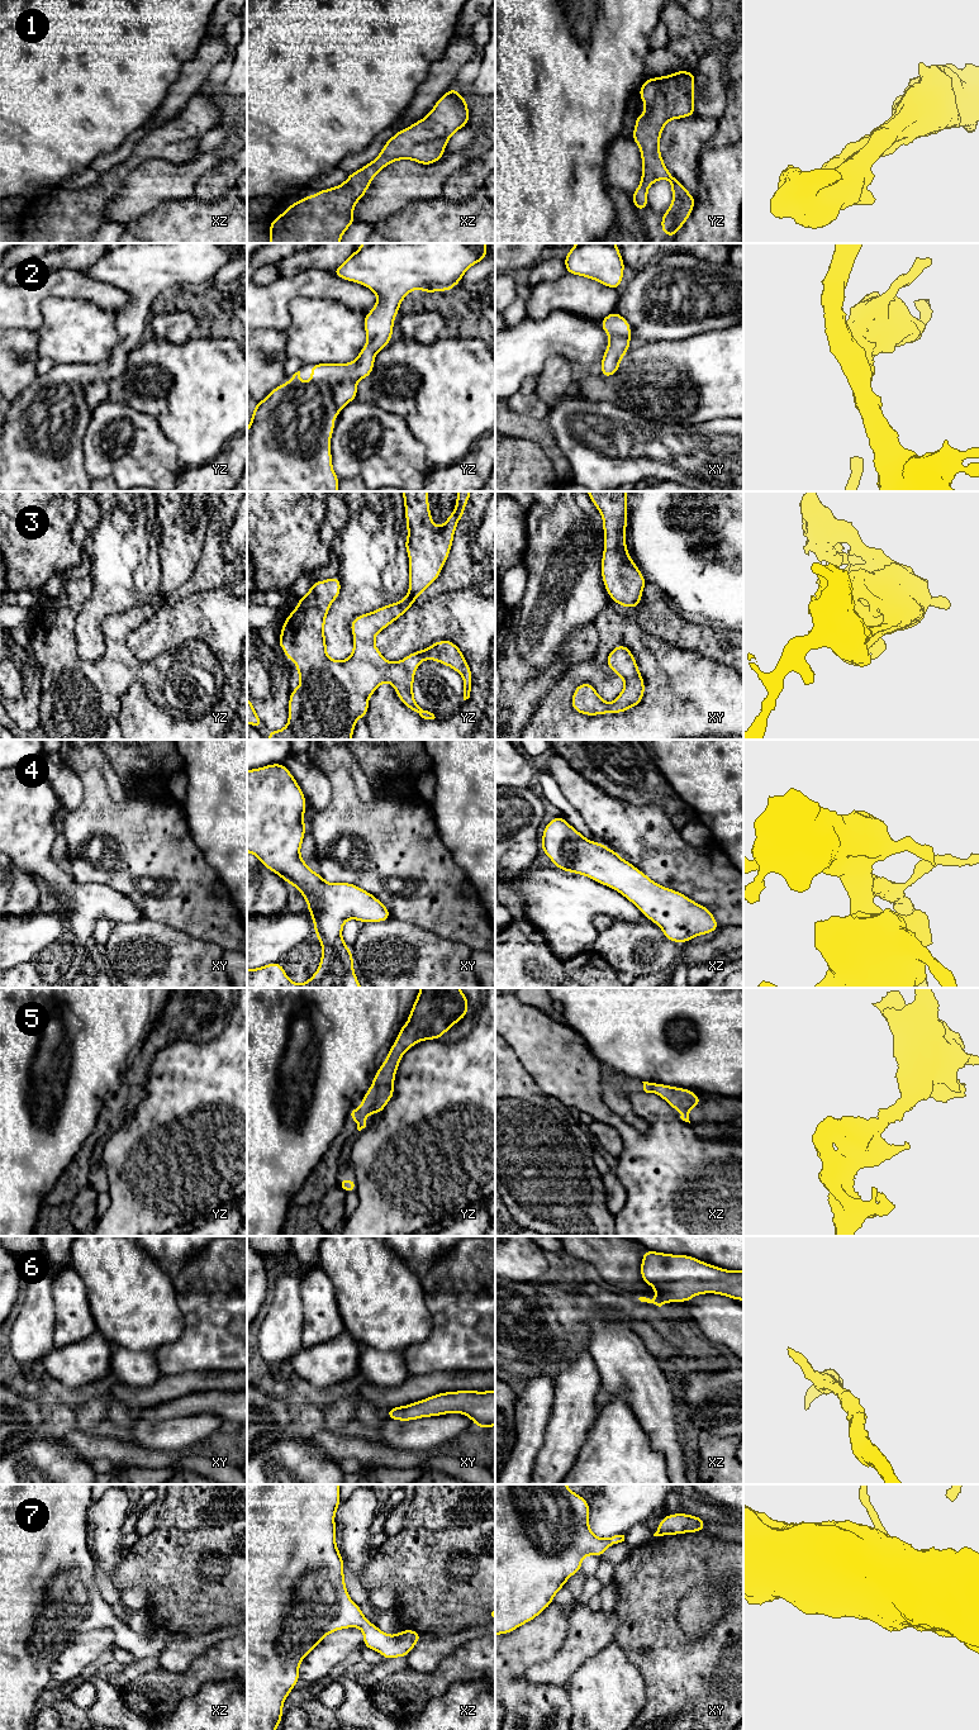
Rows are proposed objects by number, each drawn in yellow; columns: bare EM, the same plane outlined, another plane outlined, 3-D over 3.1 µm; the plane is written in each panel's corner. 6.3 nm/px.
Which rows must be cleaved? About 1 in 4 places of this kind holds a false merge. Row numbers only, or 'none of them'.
none of them

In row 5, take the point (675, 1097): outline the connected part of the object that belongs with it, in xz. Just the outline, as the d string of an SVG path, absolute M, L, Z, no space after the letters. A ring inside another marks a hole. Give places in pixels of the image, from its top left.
M643 1083L643 1090L646 1093L656 1093L665 1099L671 1108L676 1109L681 1116L680 1118L689 1122L689 1111L702 1103L702 1098L695 1095L695 1092L690 1089L670 1087L660 1083Z

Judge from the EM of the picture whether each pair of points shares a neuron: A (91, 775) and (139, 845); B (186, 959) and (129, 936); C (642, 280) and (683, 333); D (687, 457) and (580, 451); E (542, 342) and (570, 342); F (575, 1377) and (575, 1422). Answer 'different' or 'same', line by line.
A: same
B: same
C: same
D: same
E: same
F: same

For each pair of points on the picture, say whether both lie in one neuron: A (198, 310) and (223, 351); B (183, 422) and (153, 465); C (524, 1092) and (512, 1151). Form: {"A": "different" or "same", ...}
{"A": "different", "B": "different", "C": "same"}

